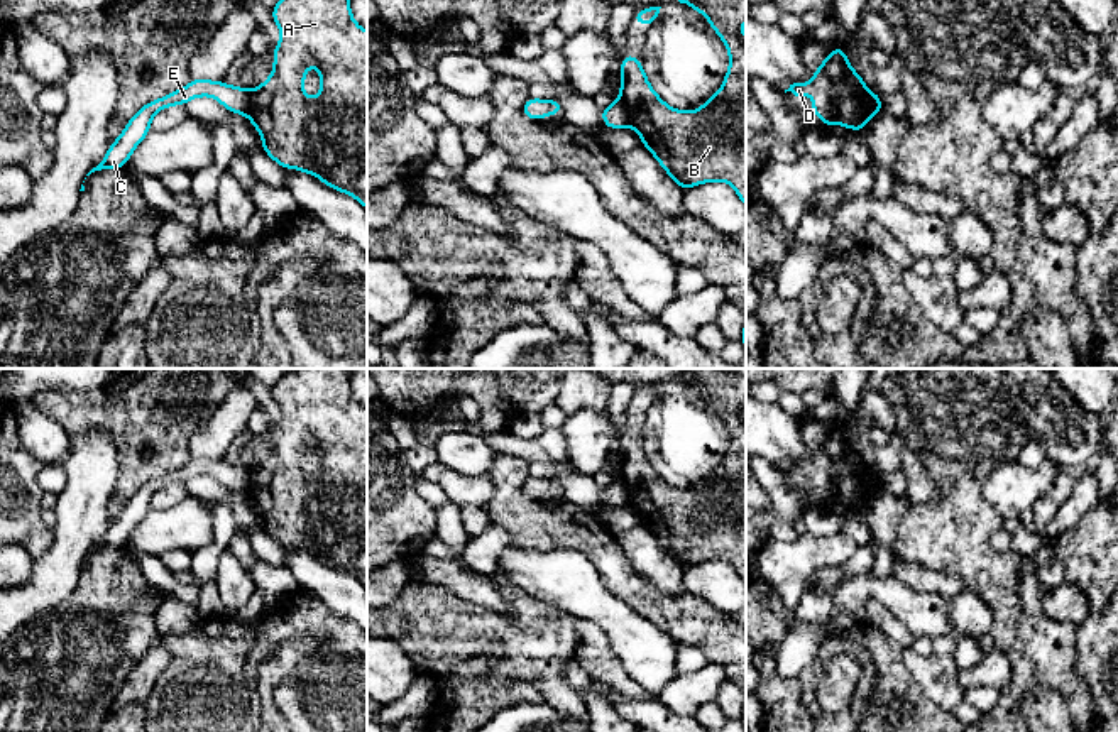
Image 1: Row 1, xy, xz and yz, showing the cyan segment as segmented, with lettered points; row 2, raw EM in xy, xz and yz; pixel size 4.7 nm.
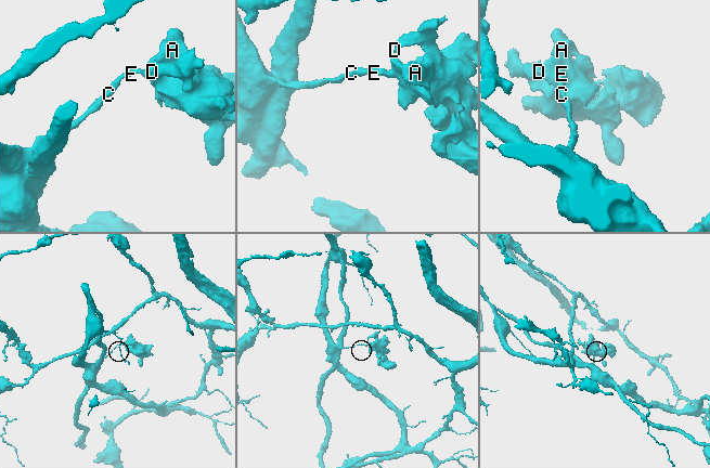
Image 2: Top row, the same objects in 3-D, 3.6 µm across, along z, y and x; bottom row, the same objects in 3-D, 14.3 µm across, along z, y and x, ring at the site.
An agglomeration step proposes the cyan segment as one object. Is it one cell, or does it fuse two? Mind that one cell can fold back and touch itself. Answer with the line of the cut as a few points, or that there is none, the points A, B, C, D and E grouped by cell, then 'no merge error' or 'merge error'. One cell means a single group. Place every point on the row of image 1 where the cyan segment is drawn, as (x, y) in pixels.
cut xz (618, 98), (631, 125); groups A B D / C E; merge error

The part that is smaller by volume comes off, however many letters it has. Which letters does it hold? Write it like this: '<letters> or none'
A, B, D

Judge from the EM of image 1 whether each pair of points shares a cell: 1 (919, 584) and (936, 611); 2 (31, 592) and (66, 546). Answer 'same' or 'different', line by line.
1: different
2: same

